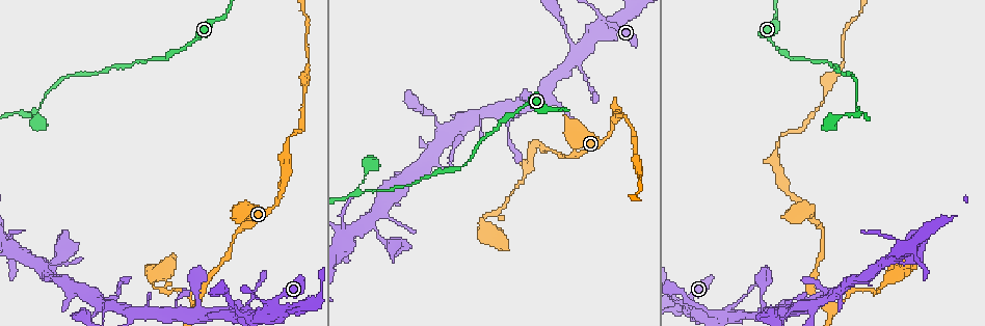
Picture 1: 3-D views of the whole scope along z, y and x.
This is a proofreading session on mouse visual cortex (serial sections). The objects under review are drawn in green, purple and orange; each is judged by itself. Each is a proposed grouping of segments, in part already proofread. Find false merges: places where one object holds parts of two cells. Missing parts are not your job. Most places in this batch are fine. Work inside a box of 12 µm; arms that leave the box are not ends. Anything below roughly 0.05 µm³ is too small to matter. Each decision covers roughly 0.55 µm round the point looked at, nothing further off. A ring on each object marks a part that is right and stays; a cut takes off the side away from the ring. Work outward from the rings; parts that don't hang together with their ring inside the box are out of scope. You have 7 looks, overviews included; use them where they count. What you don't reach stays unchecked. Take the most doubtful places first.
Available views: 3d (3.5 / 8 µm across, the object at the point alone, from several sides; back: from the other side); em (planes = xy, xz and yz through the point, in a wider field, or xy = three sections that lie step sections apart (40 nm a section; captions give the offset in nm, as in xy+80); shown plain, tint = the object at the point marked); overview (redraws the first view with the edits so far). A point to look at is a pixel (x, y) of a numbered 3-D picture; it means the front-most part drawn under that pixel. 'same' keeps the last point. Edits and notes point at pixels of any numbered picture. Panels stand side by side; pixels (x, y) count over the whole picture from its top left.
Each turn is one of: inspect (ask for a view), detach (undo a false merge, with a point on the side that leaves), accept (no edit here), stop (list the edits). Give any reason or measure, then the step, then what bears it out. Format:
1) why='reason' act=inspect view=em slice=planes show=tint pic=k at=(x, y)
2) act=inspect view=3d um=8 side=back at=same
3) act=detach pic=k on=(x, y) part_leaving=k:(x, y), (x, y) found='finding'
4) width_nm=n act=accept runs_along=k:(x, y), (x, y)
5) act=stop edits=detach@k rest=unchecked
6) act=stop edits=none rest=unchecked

why='arms part here' act=inspect view=em slice=xy step=5 show=tint pic=1 at=(858, 114)

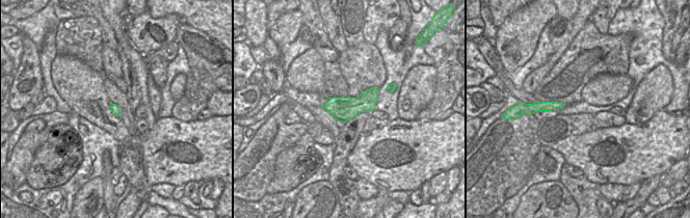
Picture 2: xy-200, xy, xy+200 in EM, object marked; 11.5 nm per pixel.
why='see where the arms go' act=inspect view=3d um=3.5 at=same

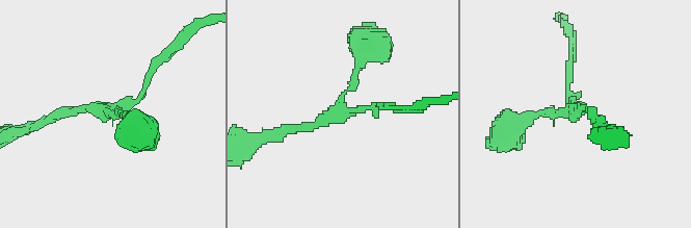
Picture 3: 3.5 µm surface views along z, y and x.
arms=3 arm_widths_nm=100,150,150 act=accept runs_along=3:(569, 68), (573, 112), (537, 112), (511, 126) found='continuous, no second cell'

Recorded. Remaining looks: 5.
why='sudden change in width' act=inspect view=em slice=xy step=1 show=tint pic=1 at=(287, 139)

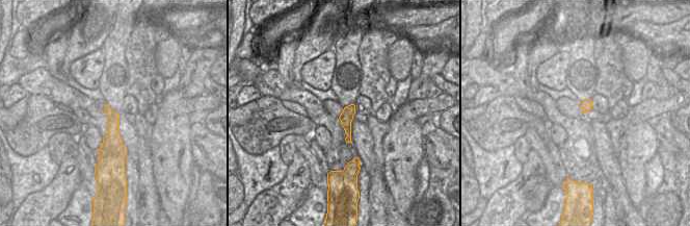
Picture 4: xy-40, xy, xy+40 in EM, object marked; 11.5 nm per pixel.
why='wider look' act=inspect view=3d um=3.5 at=same

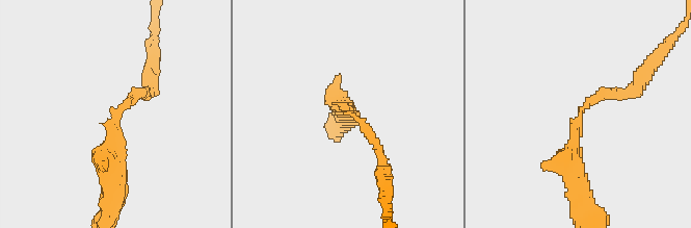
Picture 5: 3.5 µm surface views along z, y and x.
arm_widths_nm=150,300 act=accept found='all the same cell'

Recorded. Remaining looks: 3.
why='sudden change in width' act=inspect view=3d um=3.5 pic=1 at=(308, 63)

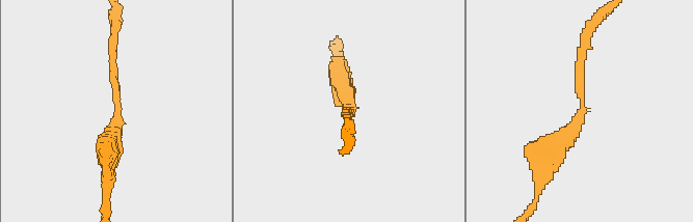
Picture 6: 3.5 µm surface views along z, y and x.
arm_widths_nm=150,300 why='shape alone is not enough' act=inspect view=em slice=xy step=1 show=plain pic=6 at=(353, 112)

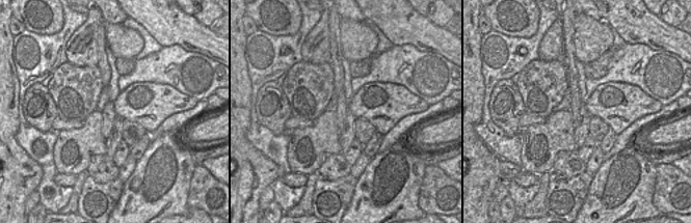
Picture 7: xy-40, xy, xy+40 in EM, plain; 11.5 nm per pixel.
act=inspect view=em slice=xy step=1 show=tint at=same

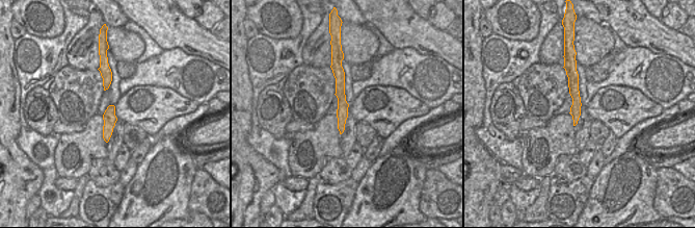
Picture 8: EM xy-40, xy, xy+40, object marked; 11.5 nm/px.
width_nm=140 act=accept runs_along=6:(549, 166), (581, 115), (584, 38) found='continuous, no second cell'

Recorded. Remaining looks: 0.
act=stop edits=none rest=unchecked

